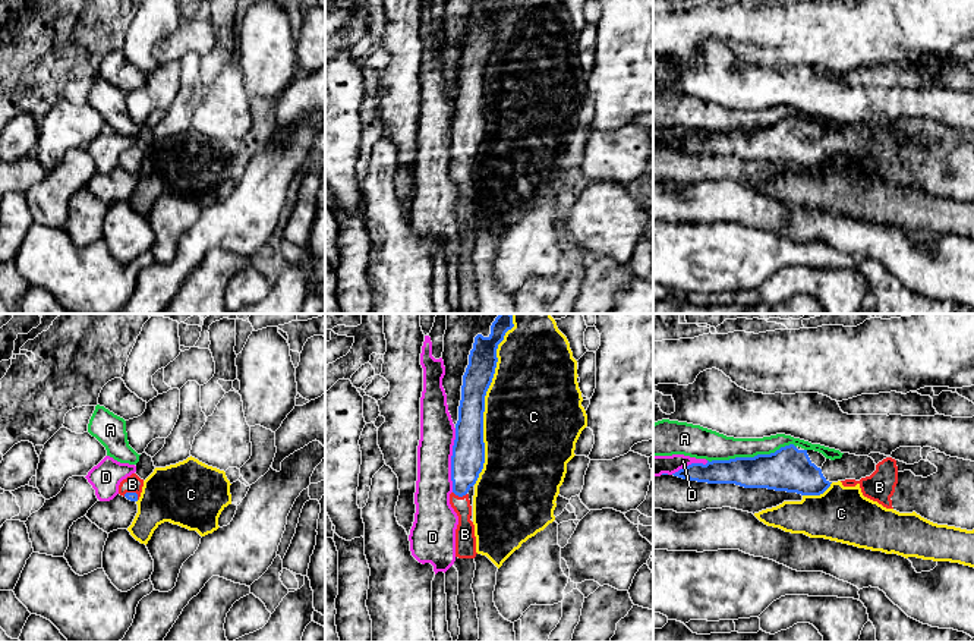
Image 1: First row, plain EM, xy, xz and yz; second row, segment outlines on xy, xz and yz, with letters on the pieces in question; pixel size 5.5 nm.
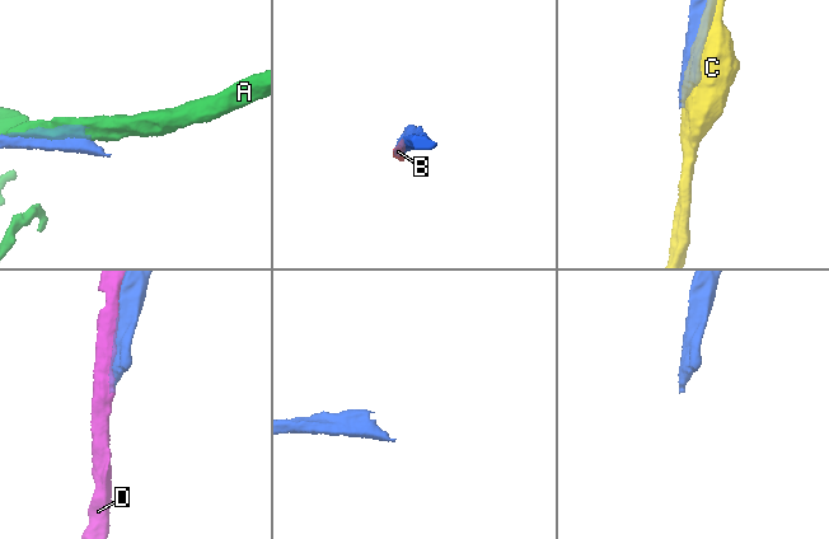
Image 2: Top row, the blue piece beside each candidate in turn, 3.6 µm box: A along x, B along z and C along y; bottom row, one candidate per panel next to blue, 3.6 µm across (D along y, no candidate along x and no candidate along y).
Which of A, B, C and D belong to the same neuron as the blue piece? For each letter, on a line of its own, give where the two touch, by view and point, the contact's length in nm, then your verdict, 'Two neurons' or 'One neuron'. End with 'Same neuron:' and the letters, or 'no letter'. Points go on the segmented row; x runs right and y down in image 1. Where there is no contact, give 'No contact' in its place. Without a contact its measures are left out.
A: Touches blue at yz (752, 458). Shared border 500 nm. Two neurons
B: Touches blue at xz (460, 496). Shared border 80 nm. One neuron
C: Touches blue at xz (484, 399). Shared border 950 nm. Two neurons
D: Touches blue at xz (451, 460). Shared border 360 nm. Two neurons
Same neuron: B

